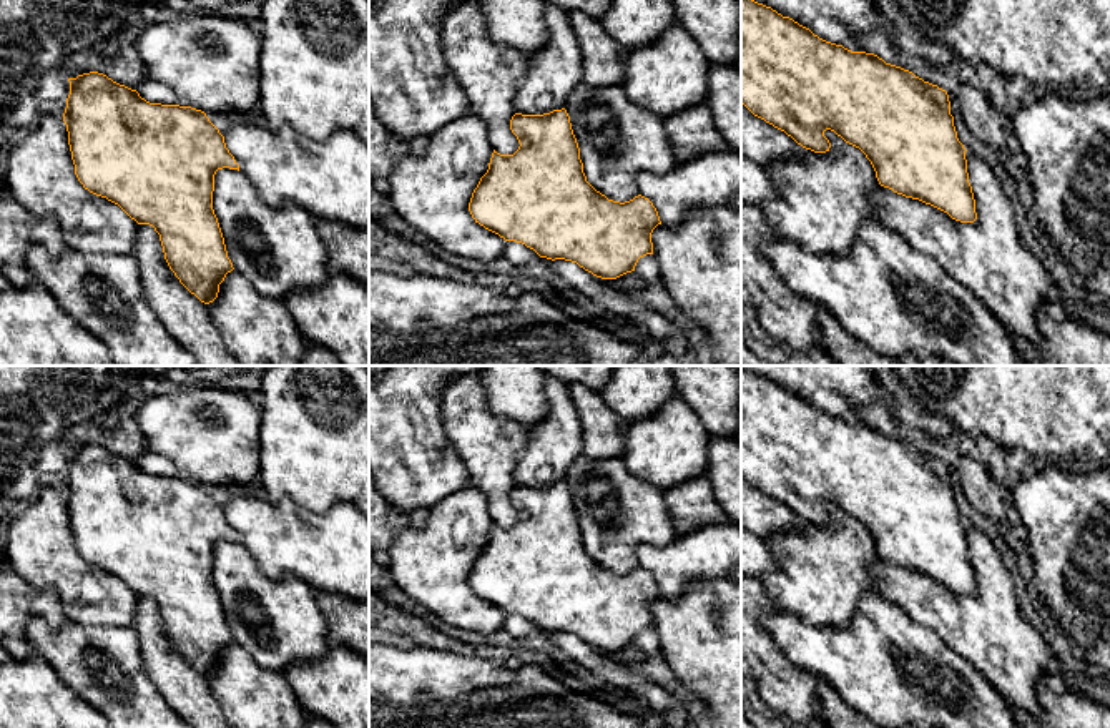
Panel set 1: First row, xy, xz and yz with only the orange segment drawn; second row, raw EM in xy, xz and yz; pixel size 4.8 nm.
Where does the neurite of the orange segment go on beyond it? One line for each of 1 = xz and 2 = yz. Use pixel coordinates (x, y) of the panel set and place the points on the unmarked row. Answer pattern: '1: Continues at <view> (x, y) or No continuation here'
1: No continuation here
2: No continuation here

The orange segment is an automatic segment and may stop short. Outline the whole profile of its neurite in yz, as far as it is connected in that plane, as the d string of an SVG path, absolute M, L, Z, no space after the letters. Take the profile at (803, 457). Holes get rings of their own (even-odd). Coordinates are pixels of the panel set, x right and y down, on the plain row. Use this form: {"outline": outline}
{"outline": "M741 367L741 475L754 489L814 525L829 524L831 515L824 504L831 502L866 527L881 558L931 577L955 593L974 595L977 592L967 545L967 522L957 510L945 462L924 454L909 442L886 435L874 425L851 424L842 417L826 414L793 391L744 367Z"}

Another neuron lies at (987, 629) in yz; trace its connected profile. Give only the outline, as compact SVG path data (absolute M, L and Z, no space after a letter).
M965 524L977 592L960 595L919 572L879 558L871 575L882 597L934 630L1012 705L1039 711L1037 686L1055 660L1022 615L1010 573L990 539Z

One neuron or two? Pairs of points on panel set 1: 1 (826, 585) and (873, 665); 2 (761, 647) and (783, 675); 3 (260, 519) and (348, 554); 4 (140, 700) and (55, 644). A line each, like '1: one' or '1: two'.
1: two
2: one
3: one
4: one

